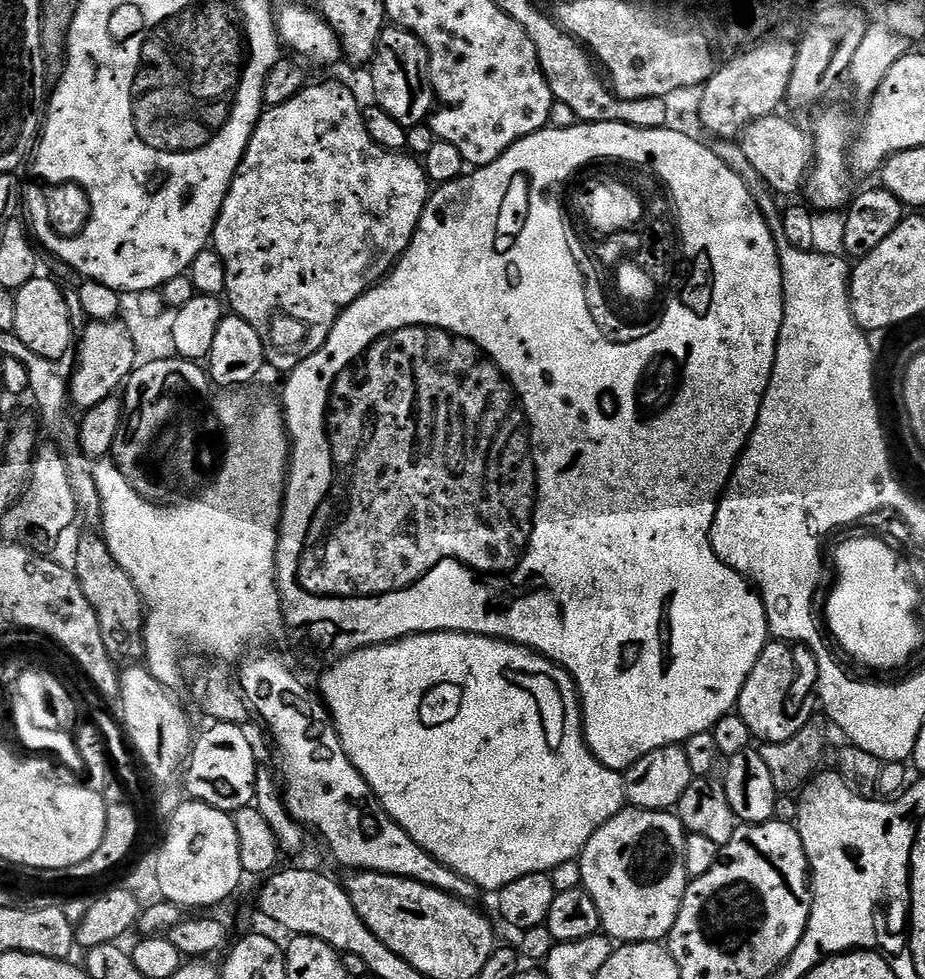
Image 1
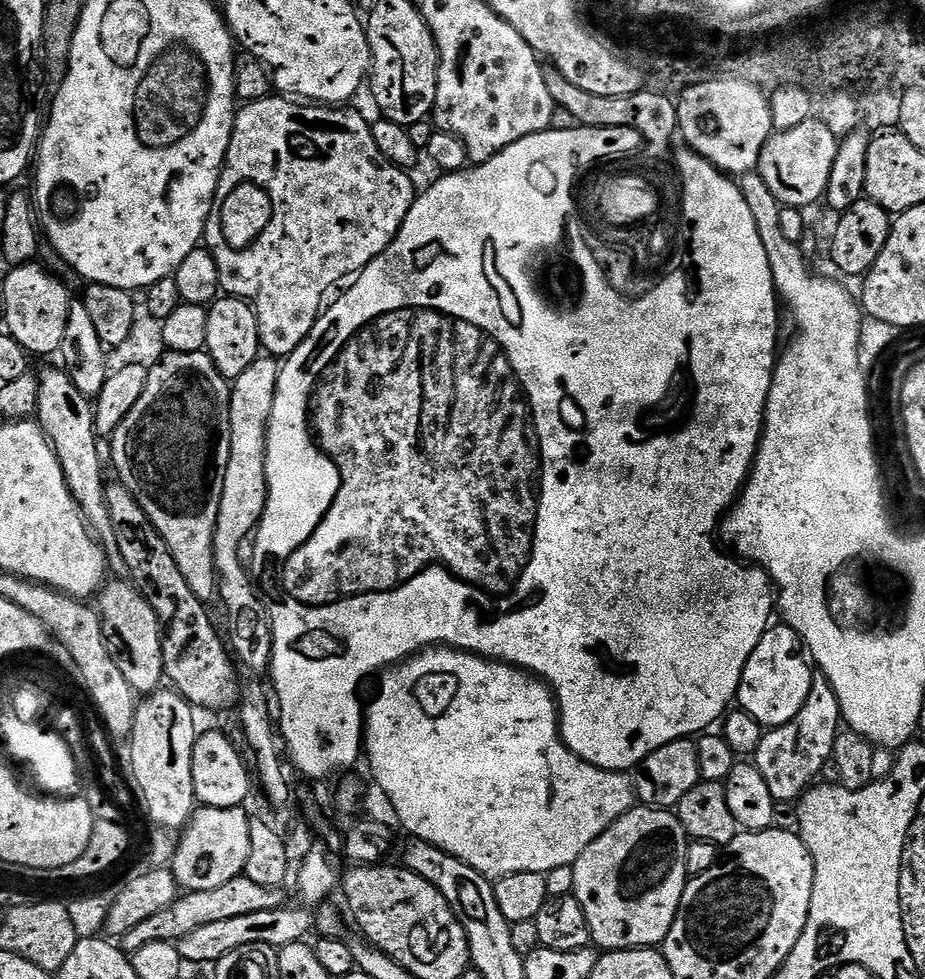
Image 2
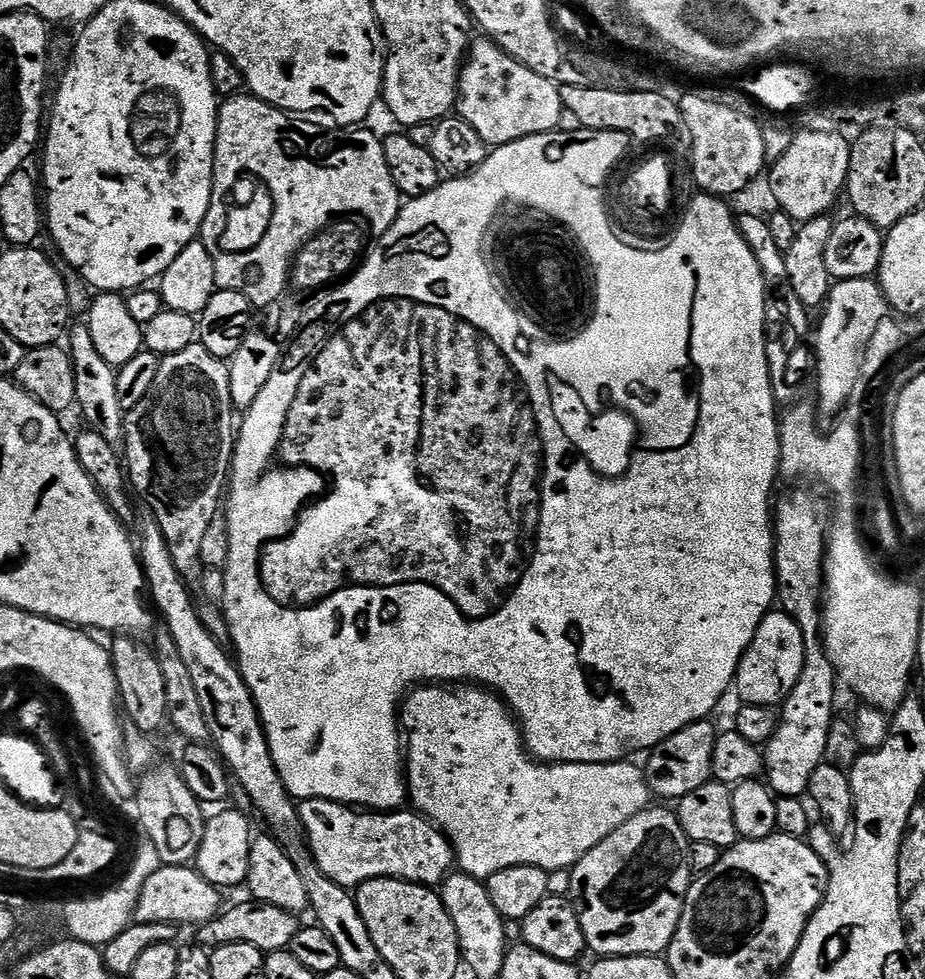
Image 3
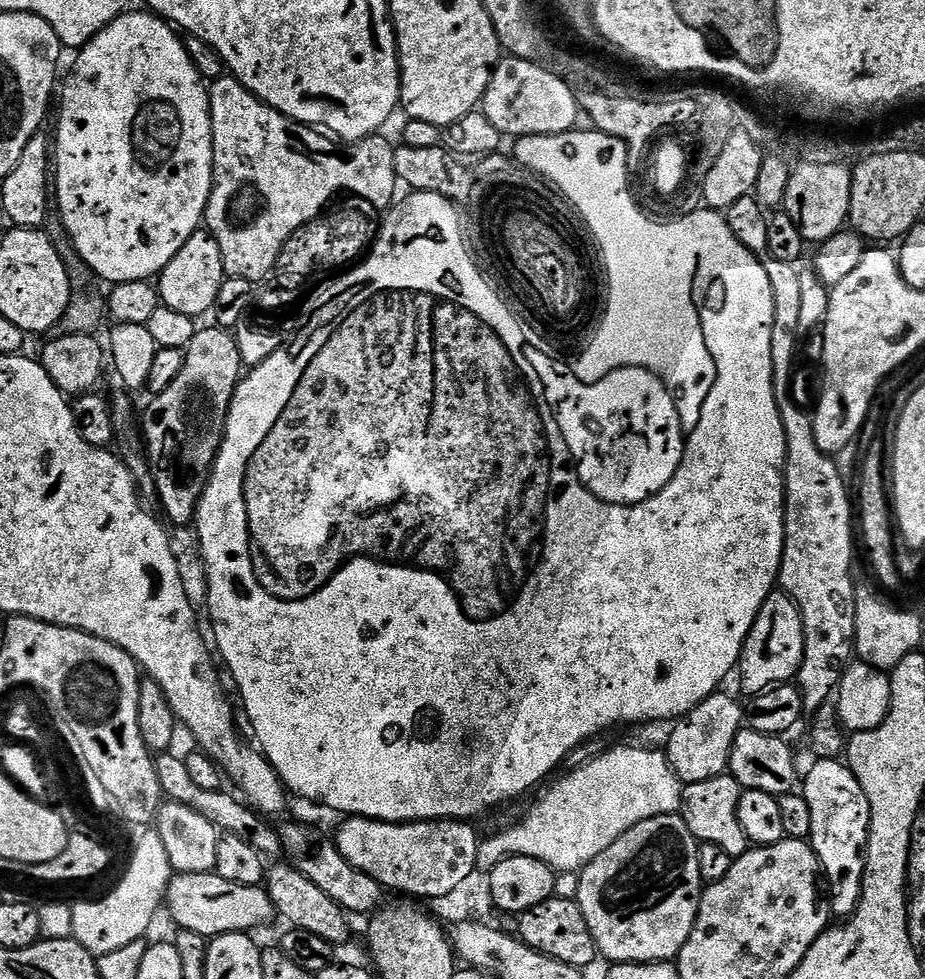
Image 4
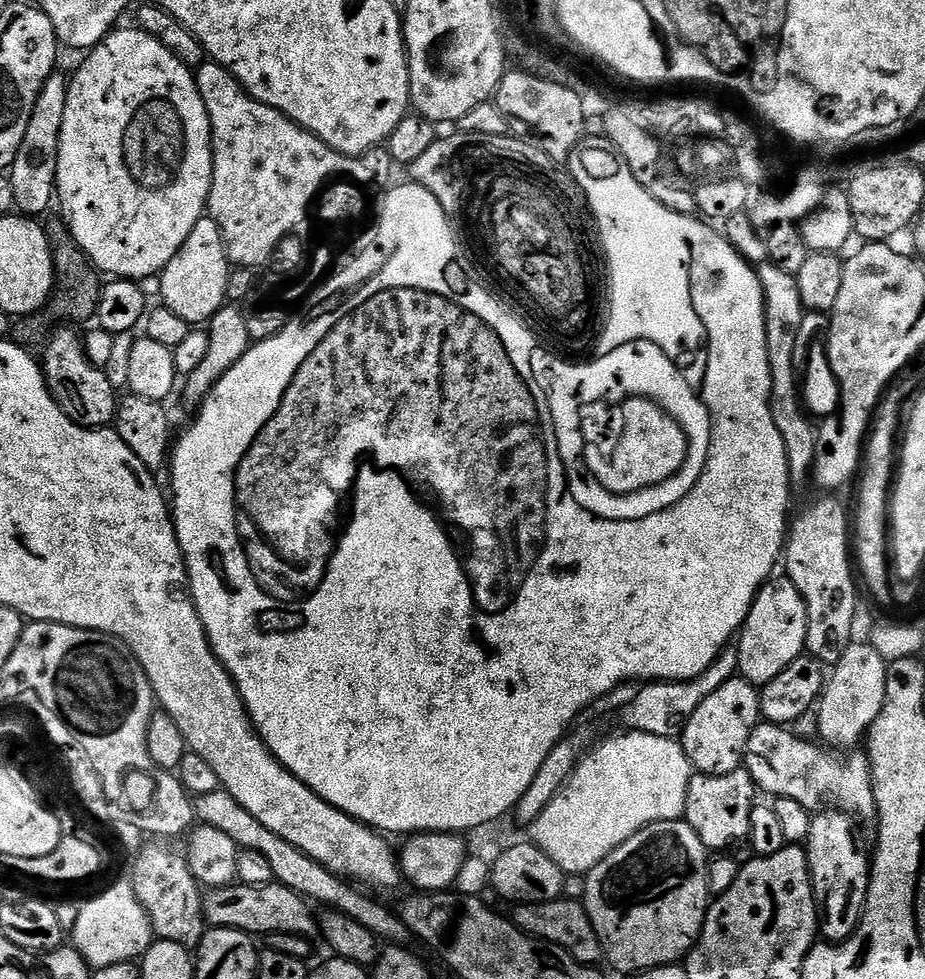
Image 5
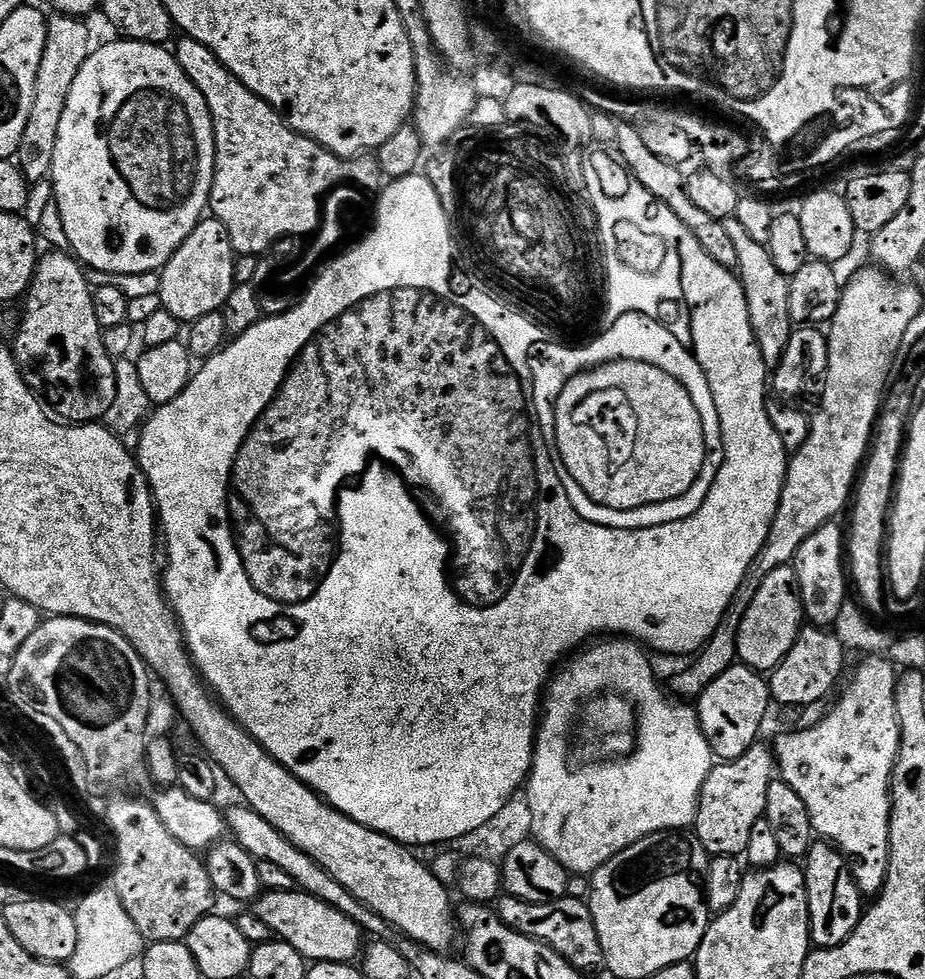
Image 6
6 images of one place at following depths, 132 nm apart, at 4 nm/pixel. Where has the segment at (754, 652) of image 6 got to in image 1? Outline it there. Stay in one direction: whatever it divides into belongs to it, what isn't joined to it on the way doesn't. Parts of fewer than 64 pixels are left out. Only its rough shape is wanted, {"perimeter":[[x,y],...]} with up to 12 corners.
{"perimeter":[[769,642],[740,691],[738,711],[764,744],[794,738],[788,716],[796,656]]}

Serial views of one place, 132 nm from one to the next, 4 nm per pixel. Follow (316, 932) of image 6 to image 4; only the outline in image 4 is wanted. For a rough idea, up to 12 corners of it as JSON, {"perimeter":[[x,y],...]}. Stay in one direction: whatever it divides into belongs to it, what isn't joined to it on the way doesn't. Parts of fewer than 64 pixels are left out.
{"perimeter":[[177,872],[166,912],[205,938],[273,919],[267,887]]}

